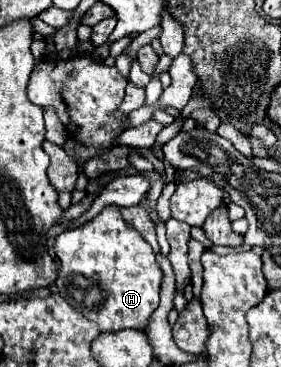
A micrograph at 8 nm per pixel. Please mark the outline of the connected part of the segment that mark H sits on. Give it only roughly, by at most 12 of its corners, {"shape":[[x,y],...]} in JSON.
{"shape":[[108,204],[58,234],[56,286],[102,332],[146,330],[162,270]]}

